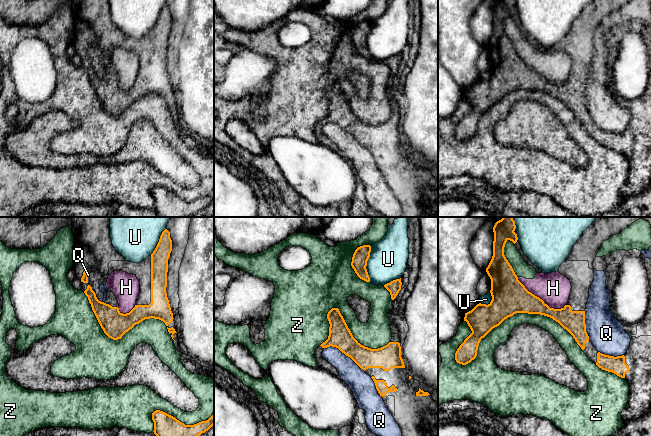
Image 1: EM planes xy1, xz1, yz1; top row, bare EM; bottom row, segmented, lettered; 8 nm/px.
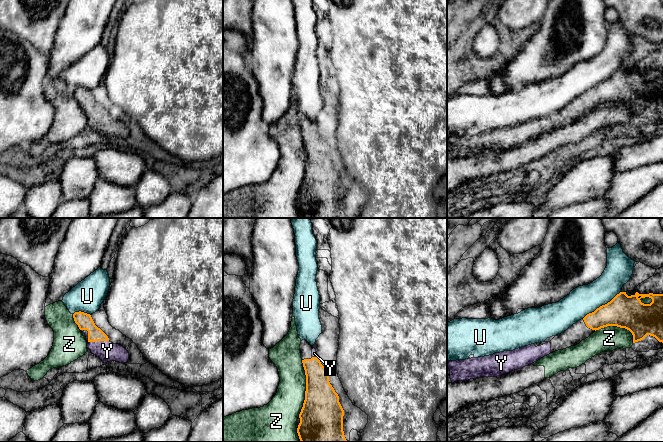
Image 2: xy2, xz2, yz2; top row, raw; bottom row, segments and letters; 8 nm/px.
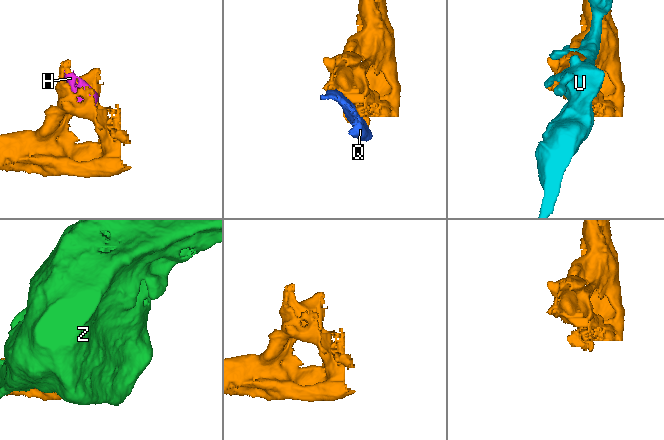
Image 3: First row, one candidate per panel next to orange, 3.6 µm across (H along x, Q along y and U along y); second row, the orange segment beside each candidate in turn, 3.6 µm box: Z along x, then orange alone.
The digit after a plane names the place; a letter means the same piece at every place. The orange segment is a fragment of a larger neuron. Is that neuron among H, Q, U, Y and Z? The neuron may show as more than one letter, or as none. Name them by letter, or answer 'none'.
Y

